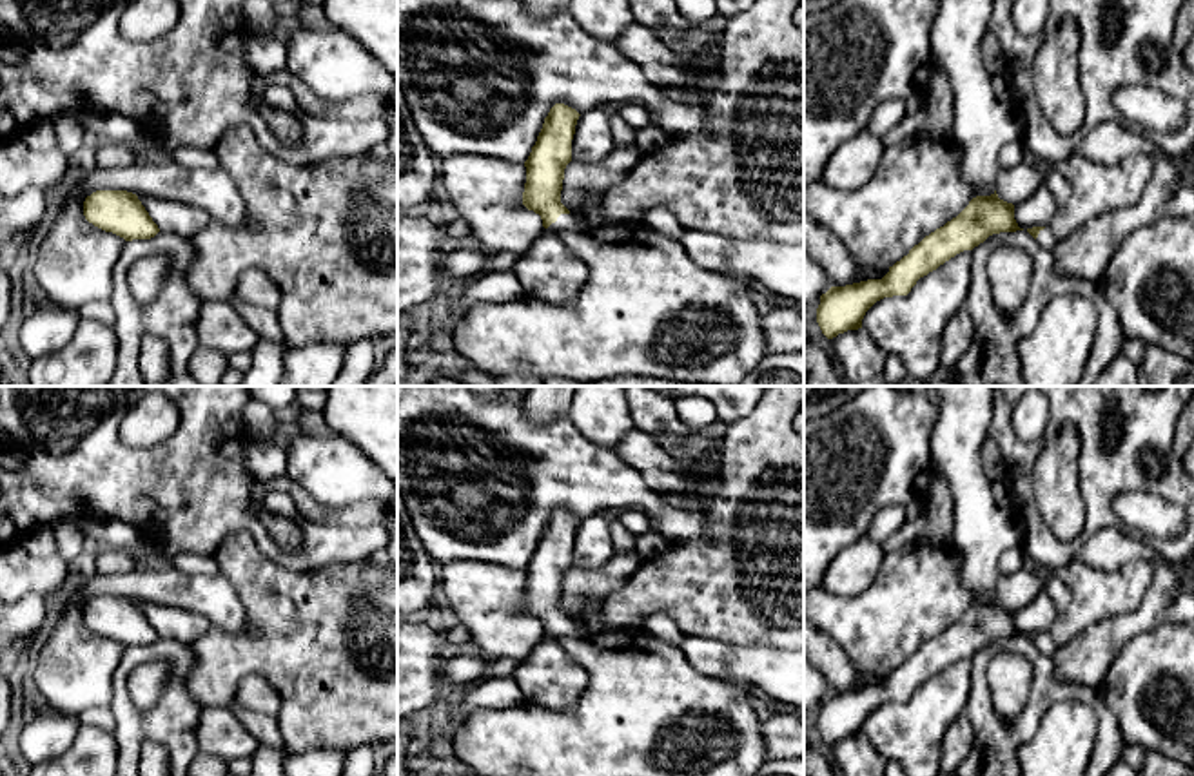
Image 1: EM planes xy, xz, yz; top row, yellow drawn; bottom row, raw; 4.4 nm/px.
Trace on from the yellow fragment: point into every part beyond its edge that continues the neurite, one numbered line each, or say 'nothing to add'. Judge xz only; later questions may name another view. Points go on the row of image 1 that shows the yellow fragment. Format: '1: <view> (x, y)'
1: xz (565, 222)

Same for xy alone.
nothing to add

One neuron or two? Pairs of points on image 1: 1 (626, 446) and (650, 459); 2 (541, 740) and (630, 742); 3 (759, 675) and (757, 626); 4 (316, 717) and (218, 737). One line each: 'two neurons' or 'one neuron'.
1: one neuron
2: one neuron
3: two neurons
4: two neurons

